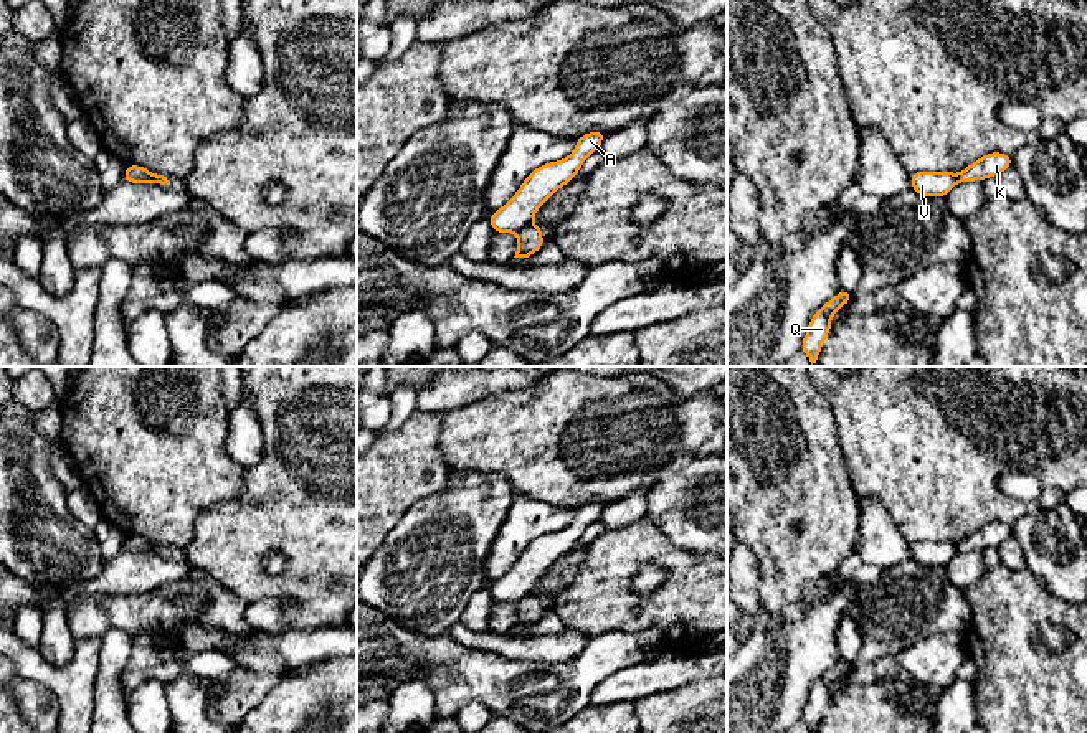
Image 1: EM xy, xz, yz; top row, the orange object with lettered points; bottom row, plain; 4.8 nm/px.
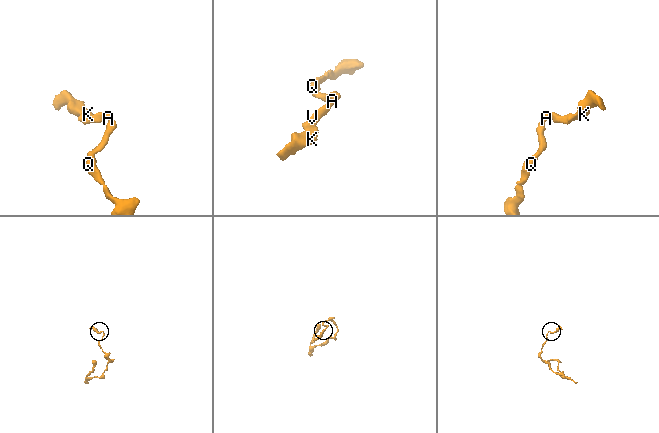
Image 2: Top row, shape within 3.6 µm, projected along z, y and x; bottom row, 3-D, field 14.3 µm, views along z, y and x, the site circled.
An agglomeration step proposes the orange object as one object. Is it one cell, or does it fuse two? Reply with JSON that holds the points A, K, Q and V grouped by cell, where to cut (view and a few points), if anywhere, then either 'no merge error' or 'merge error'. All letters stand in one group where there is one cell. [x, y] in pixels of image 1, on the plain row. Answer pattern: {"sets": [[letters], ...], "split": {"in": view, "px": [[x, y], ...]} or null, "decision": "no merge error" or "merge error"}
{"sets": [["A", "Q", "V"], ["K"]], "split": {"in": "xz", "px": [[529, 593], [517, 601]]}, "decision": "merge error"}

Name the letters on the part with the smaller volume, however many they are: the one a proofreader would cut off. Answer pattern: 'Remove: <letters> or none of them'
Remove: K

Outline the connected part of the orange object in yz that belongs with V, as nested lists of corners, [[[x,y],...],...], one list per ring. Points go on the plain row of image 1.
[[[914,541],[910,543],[912,560],[925,566],[947,566],[948,561],[960,551],[952,541]]]

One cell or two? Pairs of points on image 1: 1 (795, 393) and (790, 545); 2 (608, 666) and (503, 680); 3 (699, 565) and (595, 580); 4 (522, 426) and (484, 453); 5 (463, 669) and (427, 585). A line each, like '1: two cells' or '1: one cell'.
1: one cell
2: one cell
3: one cell
4: one cell
5: two cells

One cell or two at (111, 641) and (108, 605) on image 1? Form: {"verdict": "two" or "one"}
{"verdict": "two"}

